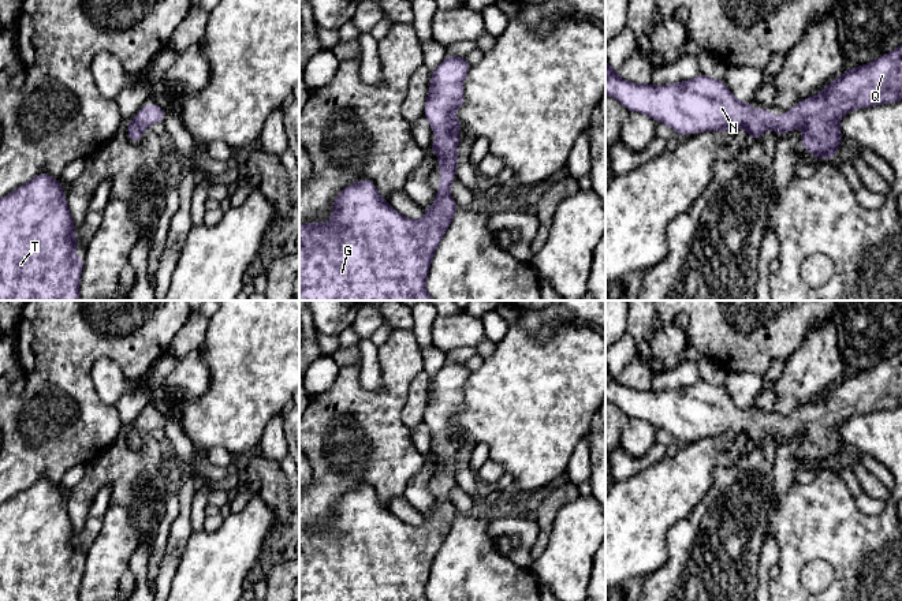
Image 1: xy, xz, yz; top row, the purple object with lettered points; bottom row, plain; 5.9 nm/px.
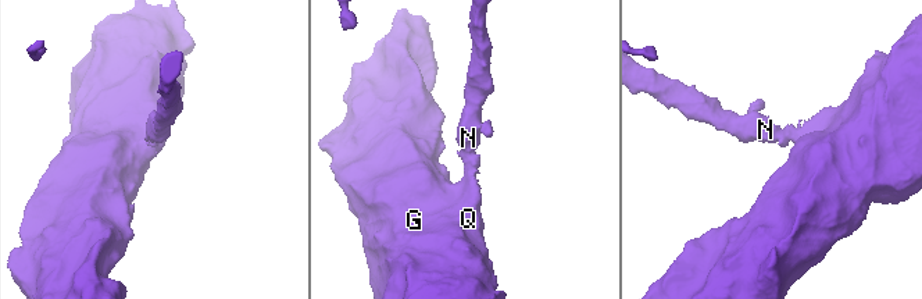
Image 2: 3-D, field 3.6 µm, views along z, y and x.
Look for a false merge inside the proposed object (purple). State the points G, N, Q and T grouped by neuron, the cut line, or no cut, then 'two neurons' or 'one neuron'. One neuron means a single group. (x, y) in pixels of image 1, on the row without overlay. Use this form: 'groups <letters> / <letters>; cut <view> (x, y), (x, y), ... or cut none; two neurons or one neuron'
groups G N Q T; cut none; one neuron

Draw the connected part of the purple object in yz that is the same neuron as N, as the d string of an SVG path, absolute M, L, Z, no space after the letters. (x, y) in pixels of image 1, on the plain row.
M902 350L879 362L872 369L845 376L843 381L828 389L820 399L800 406L795 414L772 422L769 414L752 415L752 407L738 407L727 391L716 384L698 380L690 387L653 392L652 389L634 389L622 385L605 365L605 400L619 407L629 418L641 418L651 422L656 429L664 429L679 441L727 437L745 434L752 445L761 445L767 434L774 434L778 441L787 440L795 433L804 433L801 451L806 458L820 466L830 466L845 444L839 436L842 422L857 414L871 414L883 410L892 410L902 406Z

